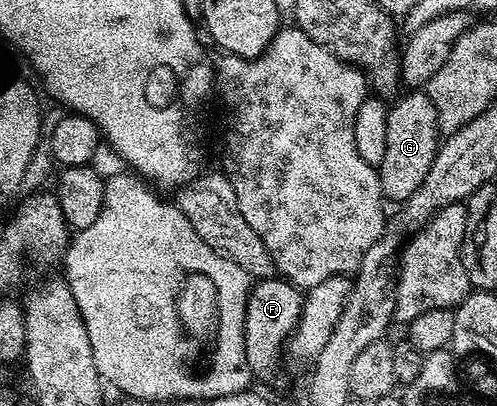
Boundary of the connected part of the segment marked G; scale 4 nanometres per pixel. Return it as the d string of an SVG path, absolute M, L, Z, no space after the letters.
M416 88L404 93L395 99L396 103L388 106L386 153L378 167L380 190L389 203L395 204L404 203L407 198L414 196L414 192L418 192L418 184L426 180L426 172L430 172L436 148L442 141L440 127L436 124L436 109L427 92Z

